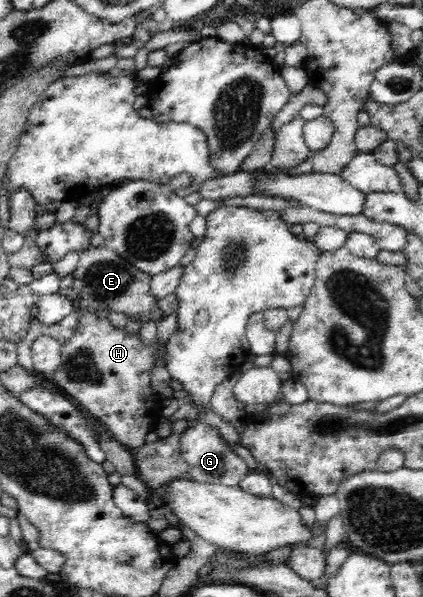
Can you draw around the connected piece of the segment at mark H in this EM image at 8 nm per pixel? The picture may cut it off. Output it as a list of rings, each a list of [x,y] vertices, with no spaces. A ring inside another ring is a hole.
[[[79,314],[79,324],[75,336],[62,344],[62,362],[52,374],[51,381],[78,405],[81,405],[89,414],[106,427],[111,436],[122,445],[136,450],[143,446],[145,436],[154,431],[163,412],[160,410],[164,400],[157,395],[151,385],[151,370],[155,366],[155,355],[159,340],[151,342],[149,346],[143,344],[139,332],[129,334],[123,328],[115,328],[111,320],[102,319],[97,314]]]

